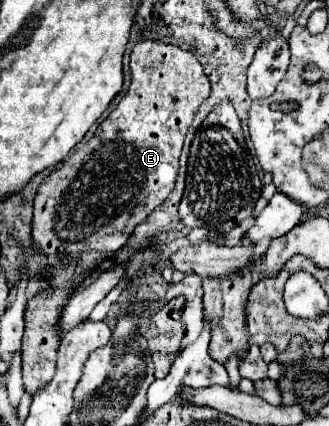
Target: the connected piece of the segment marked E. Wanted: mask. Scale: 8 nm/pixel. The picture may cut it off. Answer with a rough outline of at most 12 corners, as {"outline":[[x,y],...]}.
{"outline":[[132,49],[132,83],[46,177],[24,389],[54,377],[74,283],[174,191],[210,81],[194,53]]}

